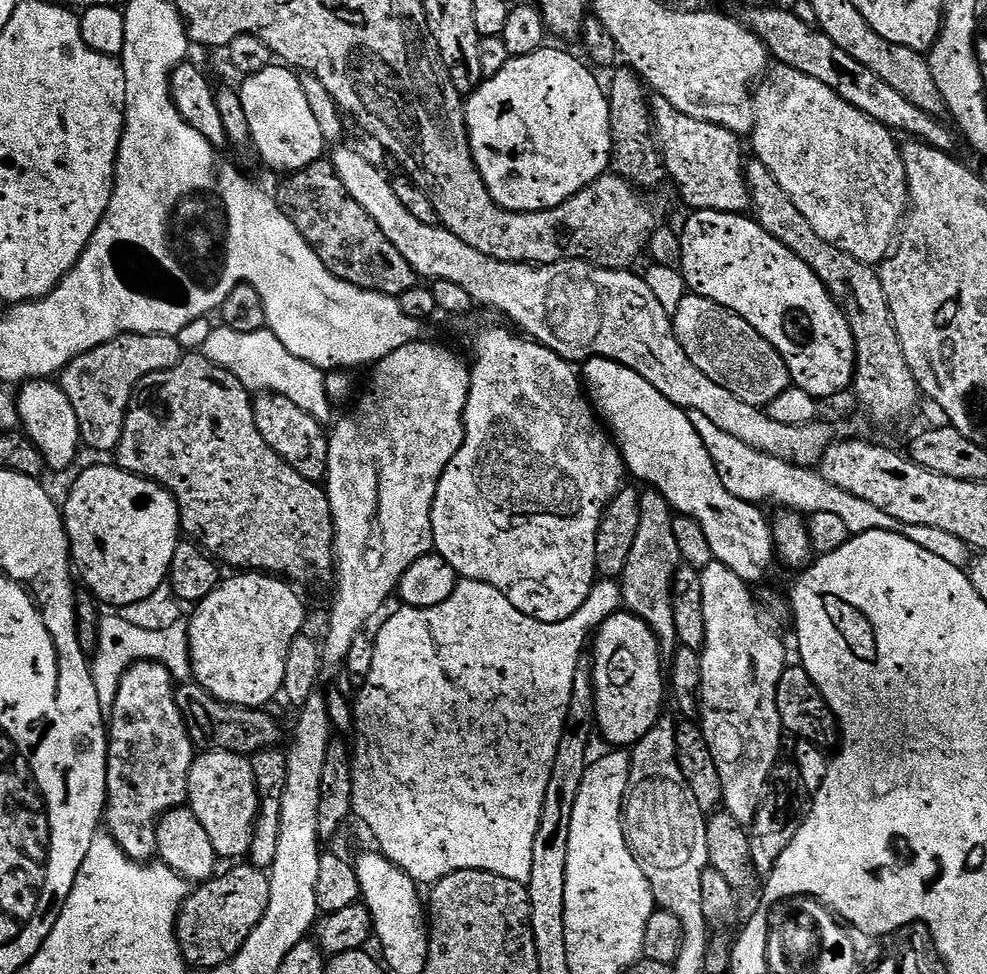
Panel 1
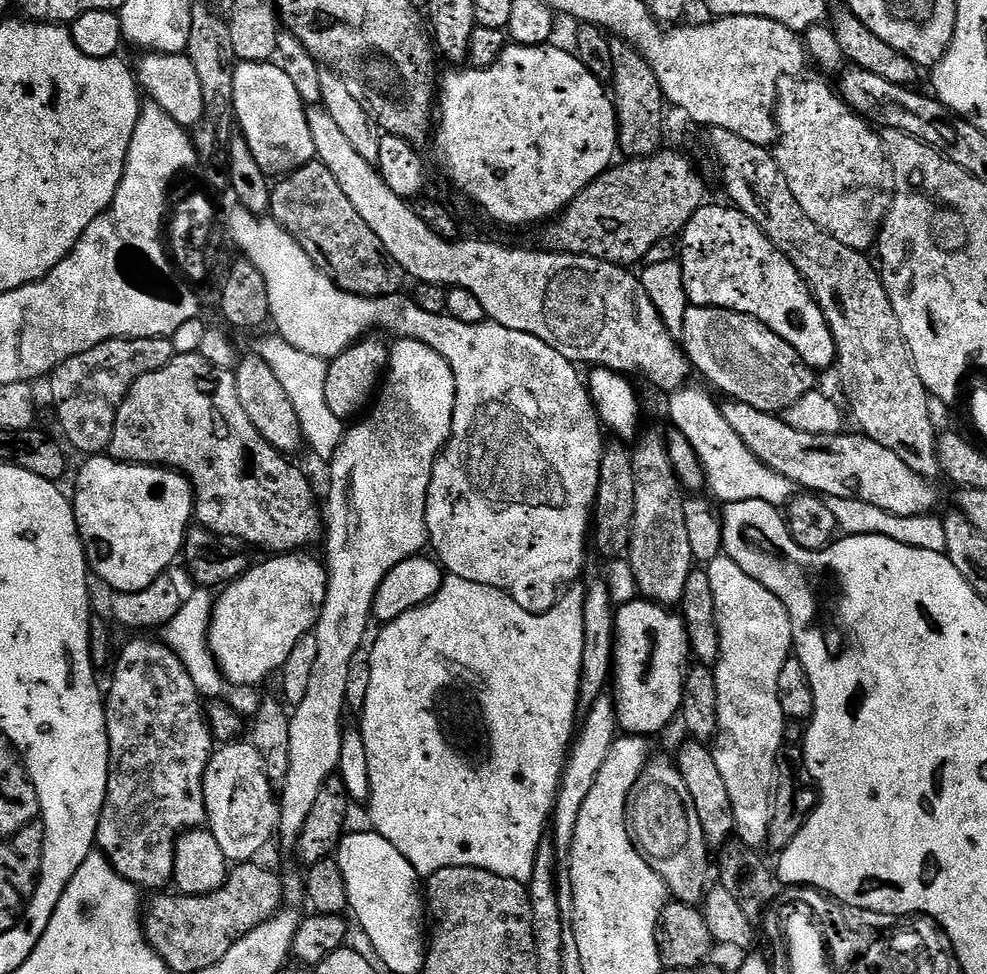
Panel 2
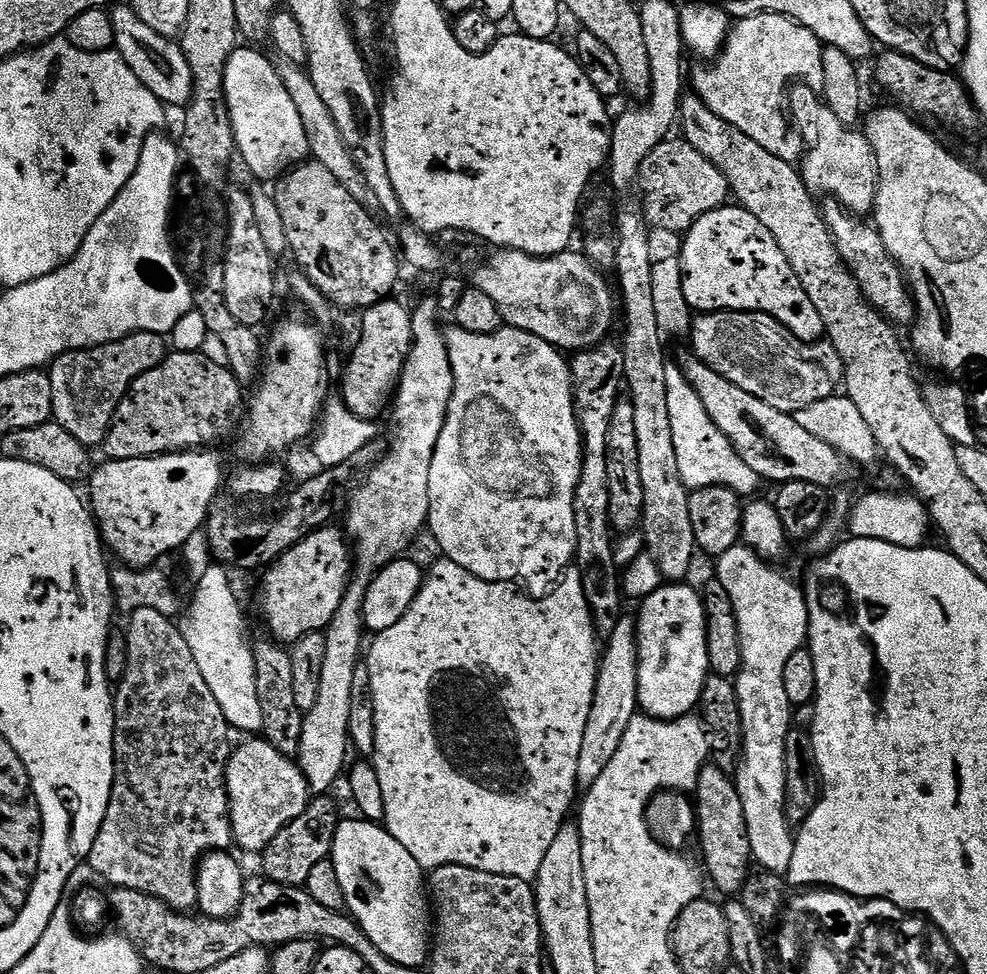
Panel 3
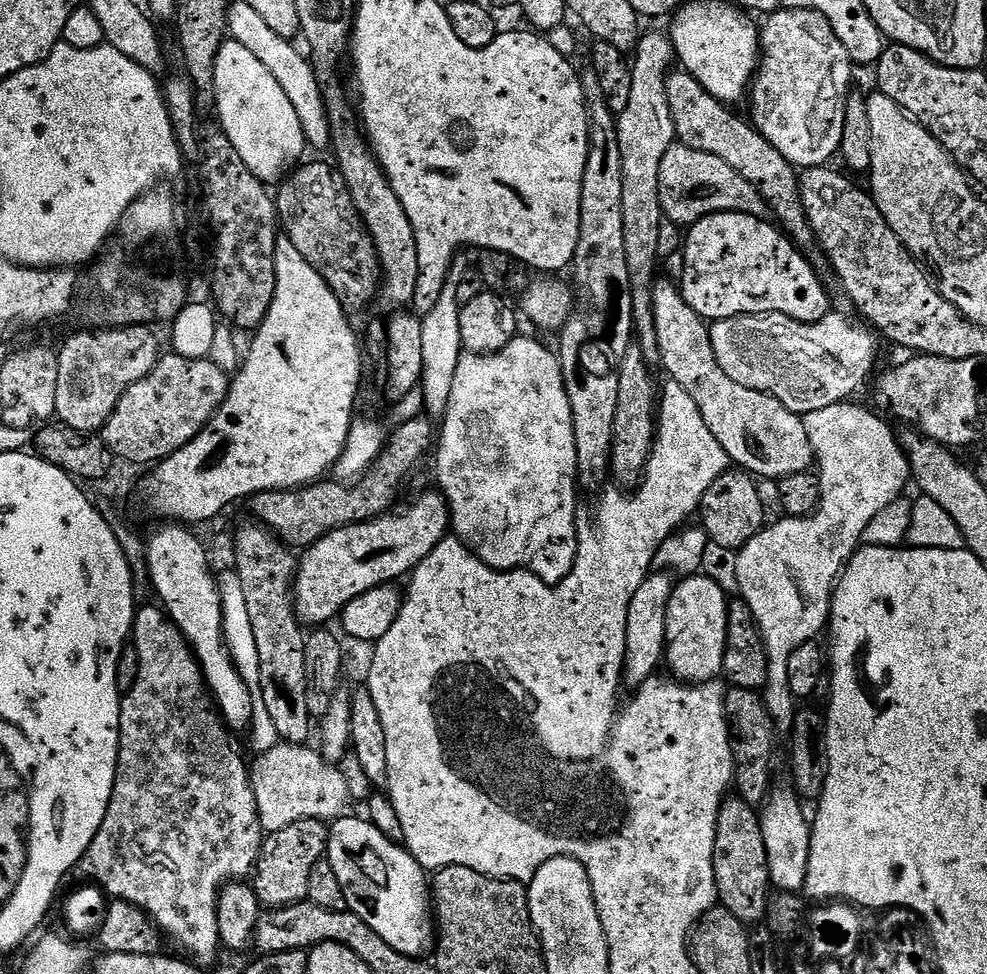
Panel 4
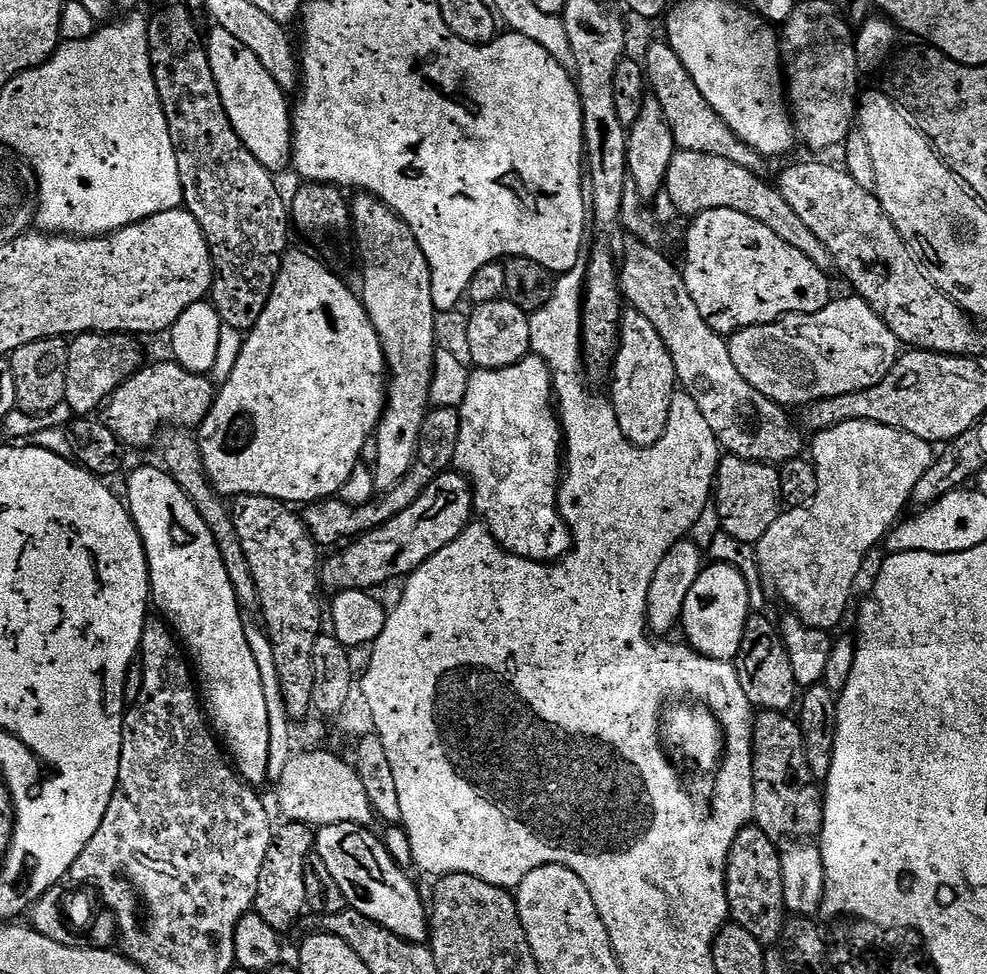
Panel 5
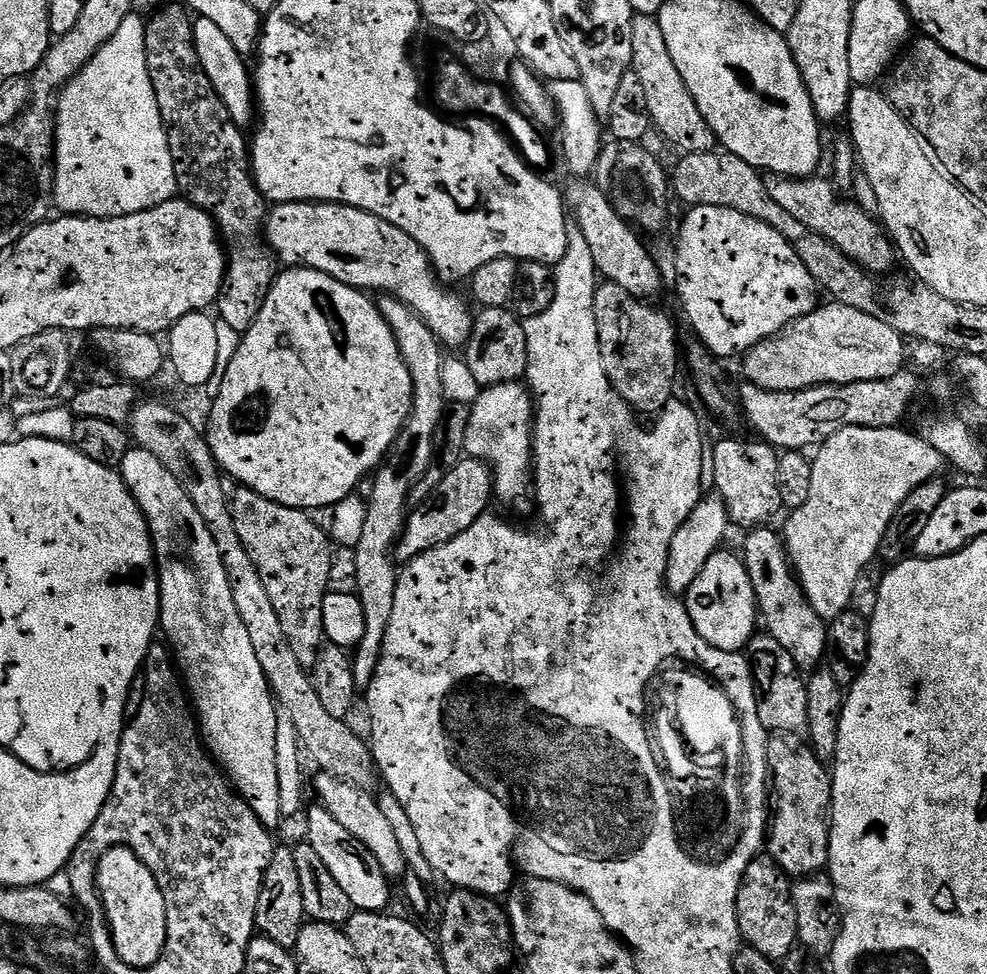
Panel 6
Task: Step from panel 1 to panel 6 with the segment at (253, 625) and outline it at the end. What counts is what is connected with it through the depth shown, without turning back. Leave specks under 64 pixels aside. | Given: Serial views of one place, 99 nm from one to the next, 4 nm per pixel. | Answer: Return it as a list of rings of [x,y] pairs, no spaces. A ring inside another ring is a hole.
[[[465,458],[447,469],[449,472],[436,484],[436,489],[409,511],[400,543],[396,545],[397,561],[407,562],[422,553],[434,550],[470,530],[480,516],[489,511],[488,503],[494,500],[494,477],[492,469],[482,460]]]

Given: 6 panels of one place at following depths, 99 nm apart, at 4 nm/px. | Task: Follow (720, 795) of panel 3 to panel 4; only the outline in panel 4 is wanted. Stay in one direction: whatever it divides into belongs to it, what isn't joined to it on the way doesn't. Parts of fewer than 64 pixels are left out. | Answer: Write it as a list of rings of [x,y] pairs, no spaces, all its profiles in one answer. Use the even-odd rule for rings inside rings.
[[[728,798],[720,806],[714,842],[714,878],[719,907],[746,926],[759,925],[765,919],[770,899],[766,844],[762,842],[757,809],[745,800]]]

